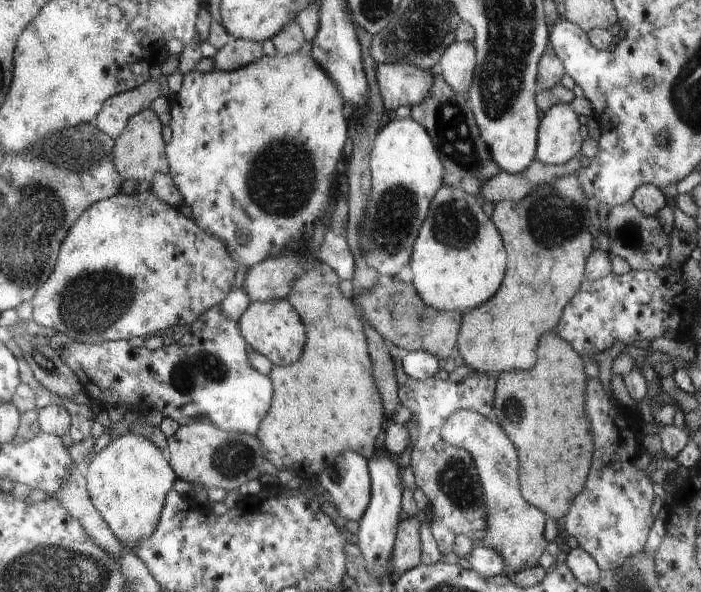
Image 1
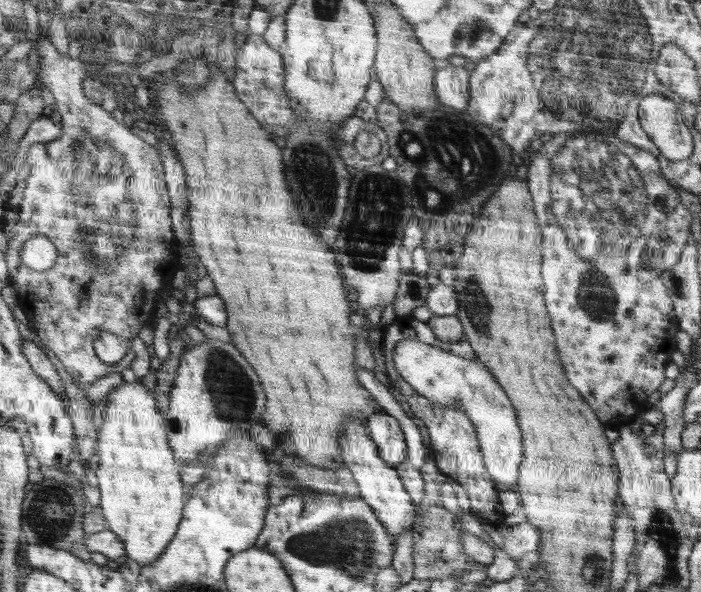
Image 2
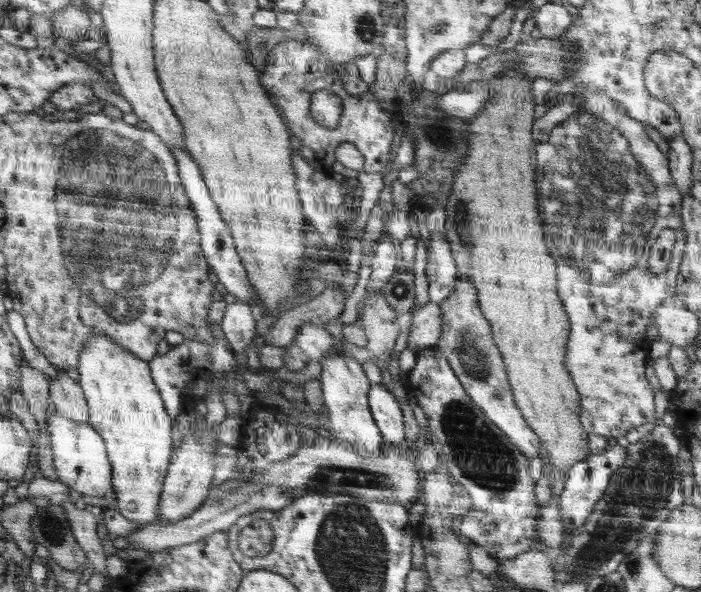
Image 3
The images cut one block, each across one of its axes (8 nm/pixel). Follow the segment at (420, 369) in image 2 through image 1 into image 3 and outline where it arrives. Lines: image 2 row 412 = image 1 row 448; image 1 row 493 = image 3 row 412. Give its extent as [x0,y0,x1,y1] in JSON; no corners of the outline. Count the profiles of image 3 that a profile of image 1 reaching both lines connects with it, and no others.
[436,278,541,459]

